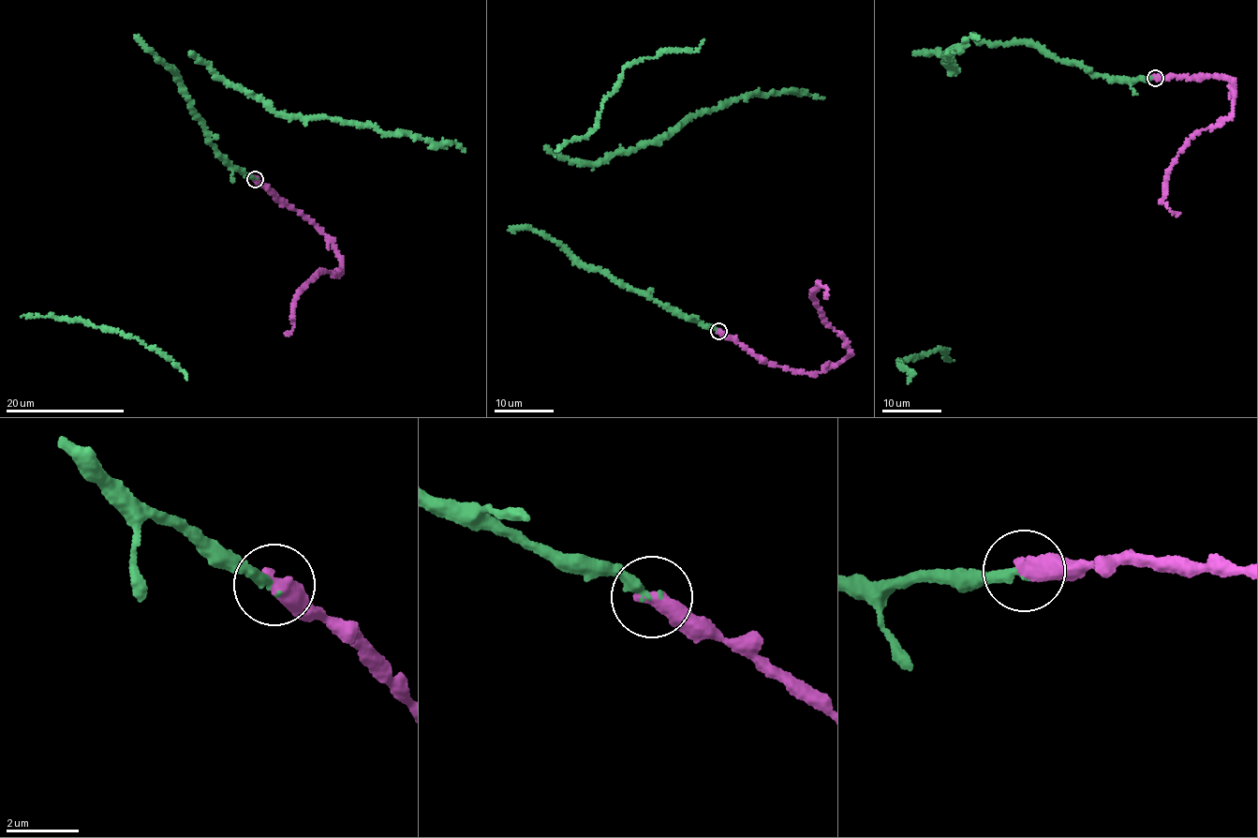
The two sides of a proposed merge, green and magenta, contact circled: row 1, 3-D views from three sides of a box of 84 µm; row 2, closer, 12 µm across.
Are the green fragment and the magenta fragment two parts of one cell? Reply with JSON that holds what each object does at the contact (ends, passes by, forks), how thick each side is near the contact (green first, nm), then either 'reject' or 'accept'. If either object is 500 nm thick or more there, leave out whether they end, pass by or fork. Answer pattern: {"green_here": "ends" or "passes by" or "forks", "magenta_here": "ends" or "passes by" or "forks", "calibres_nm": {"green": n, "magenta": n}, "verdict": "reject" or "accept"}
{"calibres_nm": {"green": 260, "magenta": 500}, "verdict": "accept"}

